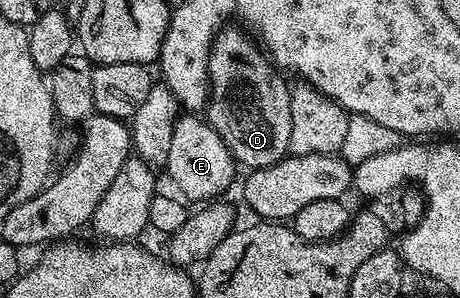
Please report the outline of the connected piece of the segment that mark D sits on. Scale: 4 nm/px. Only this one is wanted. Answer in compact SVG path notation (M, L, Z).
M240 27L222 28L209 47L207 119L242 169L266 168L289 152L291 88L280 75L260 43Z

